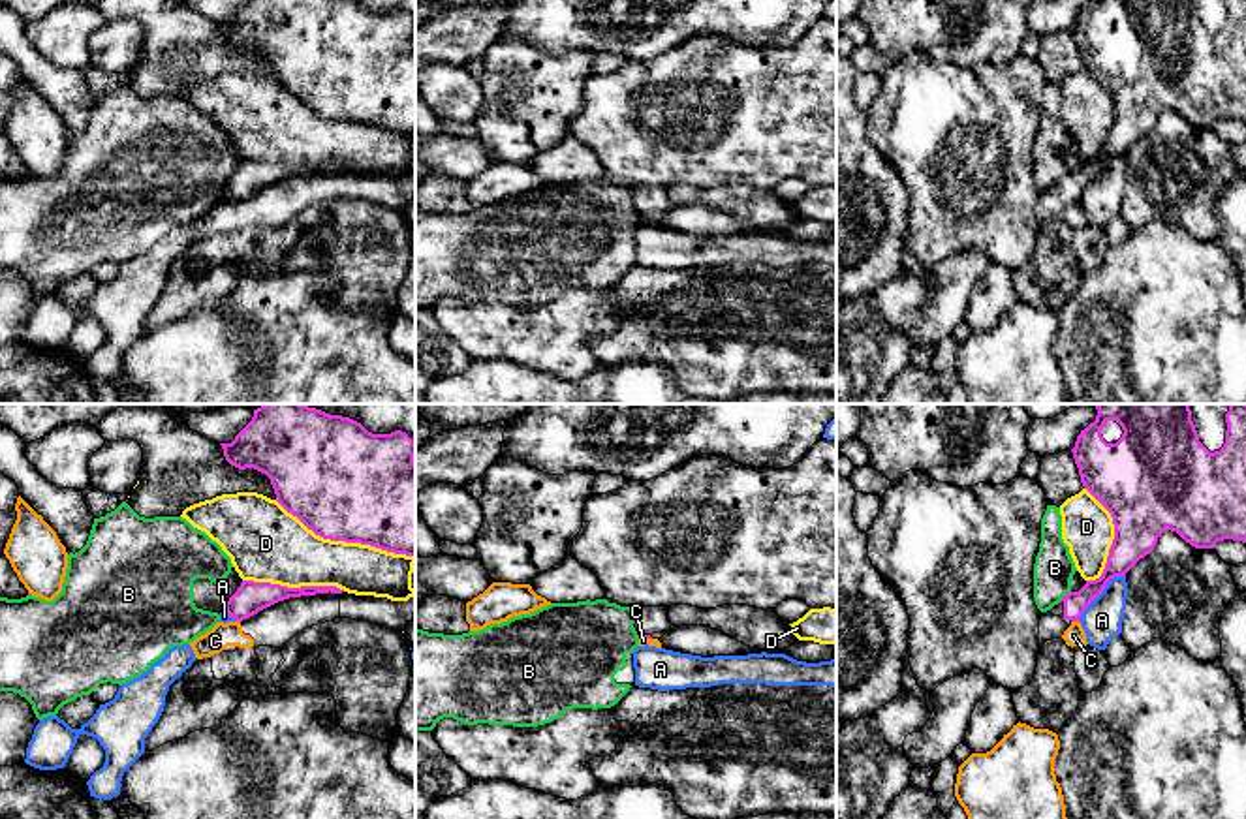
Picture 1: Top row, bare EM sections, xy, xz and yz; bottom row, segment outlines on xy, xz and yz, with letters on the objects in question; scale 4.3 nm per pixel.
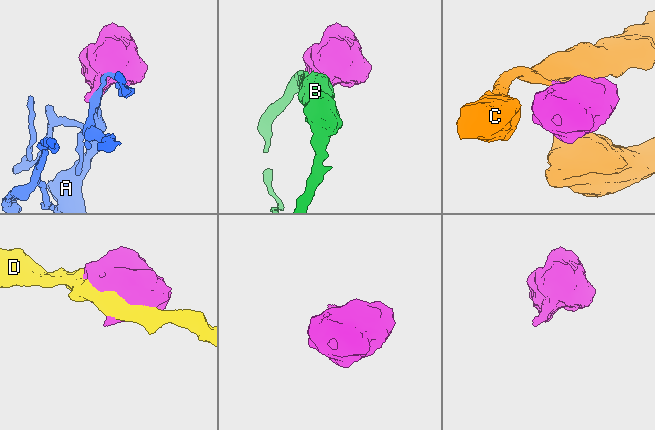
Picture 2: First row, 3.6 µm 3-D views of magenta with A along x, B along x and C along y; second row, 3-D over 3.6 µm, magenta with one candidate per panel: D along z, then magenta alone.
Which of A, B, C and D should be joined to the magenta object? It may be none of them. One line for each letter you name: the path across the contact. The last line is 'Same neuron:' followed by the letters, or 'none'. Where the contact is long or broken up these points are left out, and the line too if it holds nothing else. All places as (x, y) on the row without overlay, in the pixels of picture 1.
Same neuron: none

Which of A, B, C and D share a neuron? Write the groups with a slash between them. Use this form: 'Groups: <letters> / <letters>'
Groups: A / B / C / D

